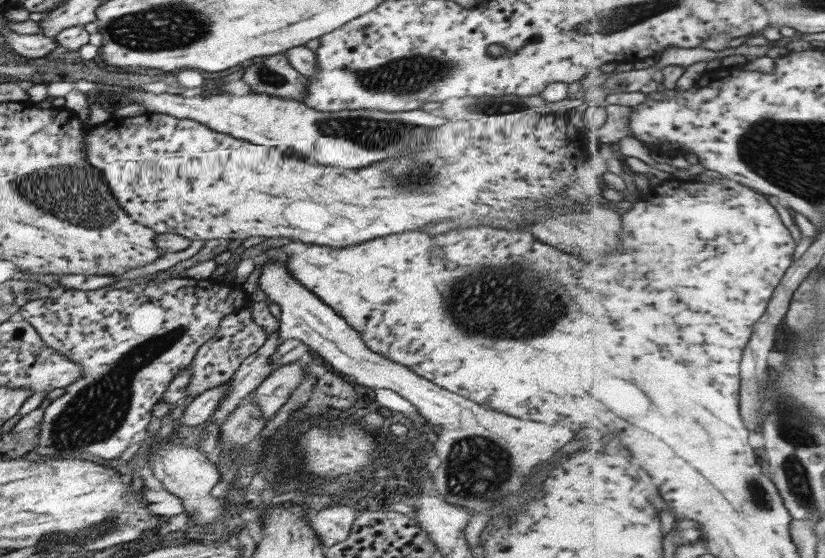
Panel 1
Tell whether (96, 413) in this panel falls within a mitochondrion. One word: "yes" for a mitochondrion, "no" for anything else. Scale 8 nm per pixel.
yes

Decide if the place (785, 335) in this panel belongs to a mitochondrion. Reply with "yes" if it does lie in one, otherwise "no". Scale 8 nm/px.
no

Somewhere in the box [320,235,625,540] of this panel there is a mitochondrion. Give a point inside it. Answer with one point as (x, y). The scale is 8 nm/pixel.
(518, 306)

